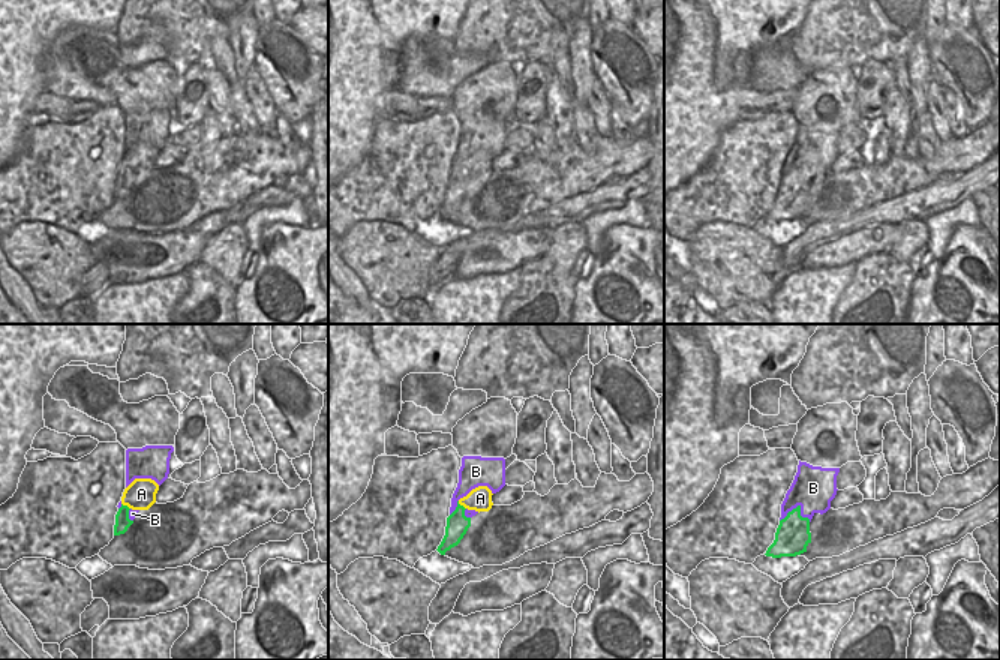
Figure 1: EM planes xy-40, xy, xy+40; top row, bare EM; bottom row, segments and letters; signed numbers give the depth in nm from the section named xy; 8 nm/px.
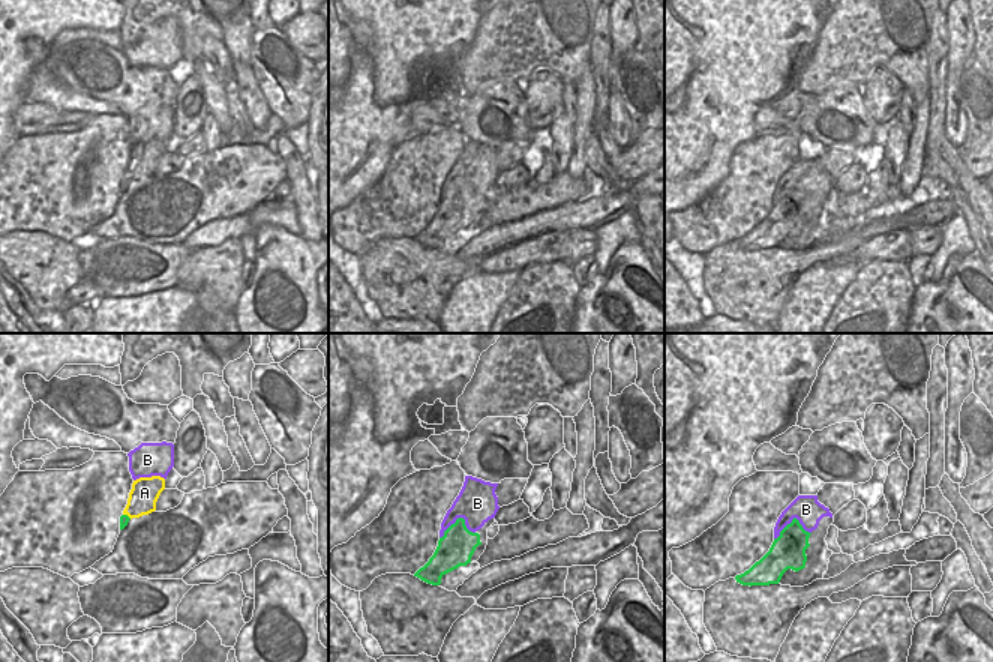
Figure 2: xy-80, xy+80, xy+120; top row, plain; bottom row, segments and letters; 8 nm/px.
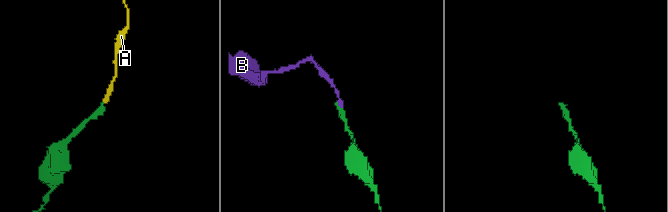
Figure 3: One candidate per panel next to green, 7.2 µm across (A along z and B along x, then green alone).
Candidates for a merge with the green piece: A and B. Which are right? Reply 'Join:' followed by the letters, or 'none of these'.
Join: A

